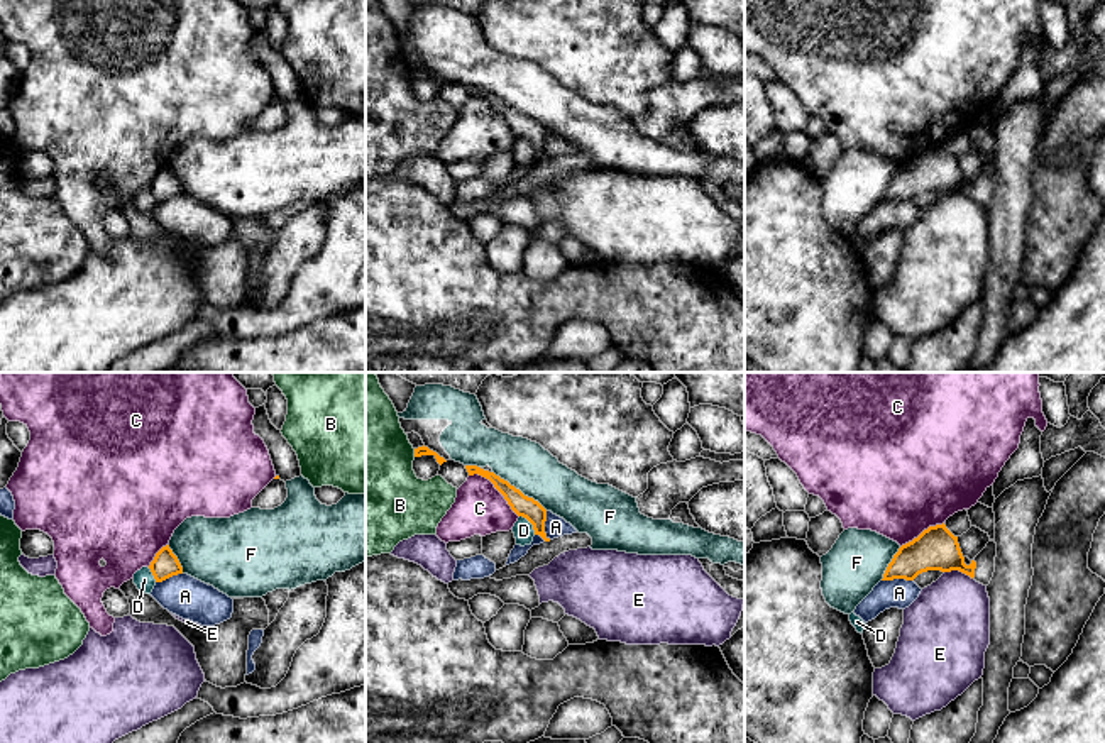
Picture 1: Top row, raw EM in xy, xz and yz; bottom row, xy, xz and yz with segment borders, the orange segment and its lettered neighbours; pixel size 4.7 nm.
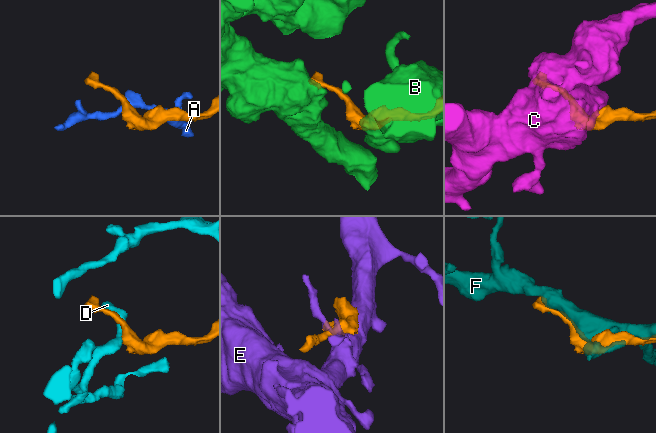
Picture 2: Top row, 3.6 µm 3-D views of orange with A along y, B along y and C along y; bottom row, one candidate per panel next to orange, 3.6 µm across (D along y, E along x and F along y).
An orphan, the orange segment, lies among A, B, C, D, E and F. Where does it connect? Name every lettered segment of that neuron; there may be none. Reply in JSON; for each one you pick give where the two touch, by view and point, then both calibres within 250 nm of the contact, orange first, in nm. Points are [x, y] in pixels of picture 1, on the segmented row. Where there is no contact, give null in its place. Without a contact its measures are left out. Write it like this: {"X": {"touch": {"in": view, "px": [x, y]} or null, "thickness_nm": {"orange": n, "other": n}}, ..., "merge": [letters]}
{"merge": []}

